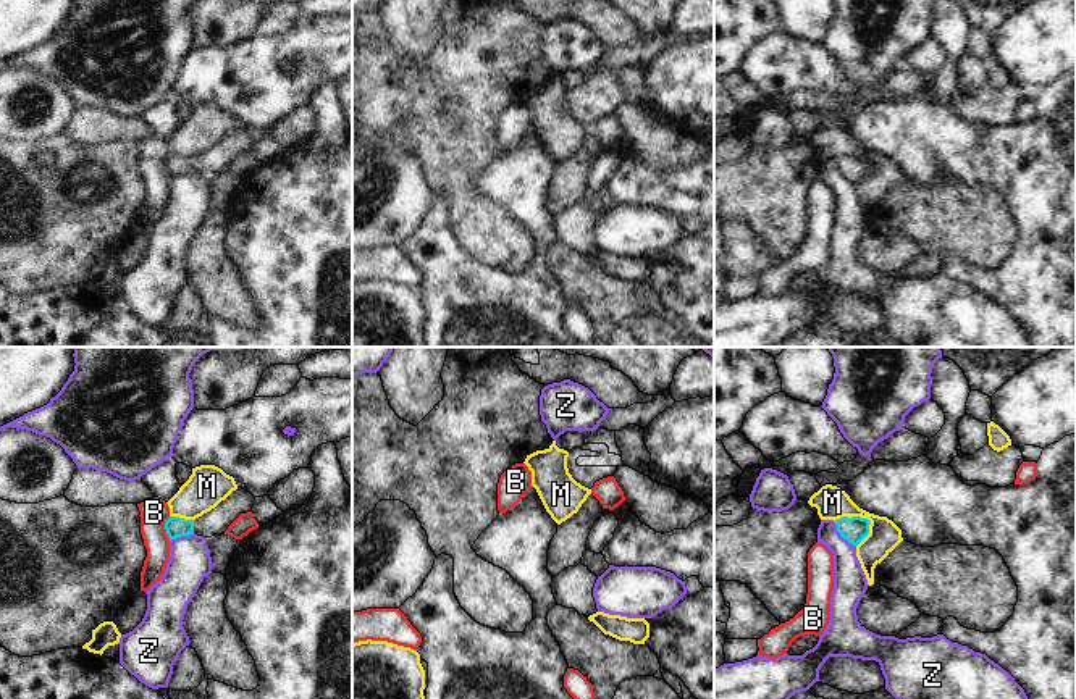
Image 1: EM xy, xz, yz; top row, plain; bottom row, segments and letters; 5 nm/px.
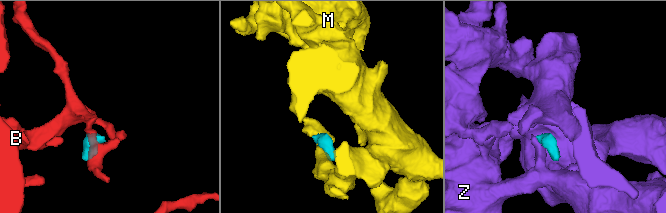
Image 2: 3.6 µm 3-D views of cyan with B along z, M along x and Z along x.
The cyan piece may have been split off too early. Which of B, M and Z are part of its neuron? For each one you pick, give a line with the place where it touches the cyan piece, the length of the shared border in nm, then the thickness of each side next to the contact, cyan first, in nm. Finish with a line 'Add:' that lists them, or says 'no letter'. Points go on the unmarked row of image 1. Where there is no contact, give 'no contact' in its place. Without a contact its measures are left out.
Add: no letter

